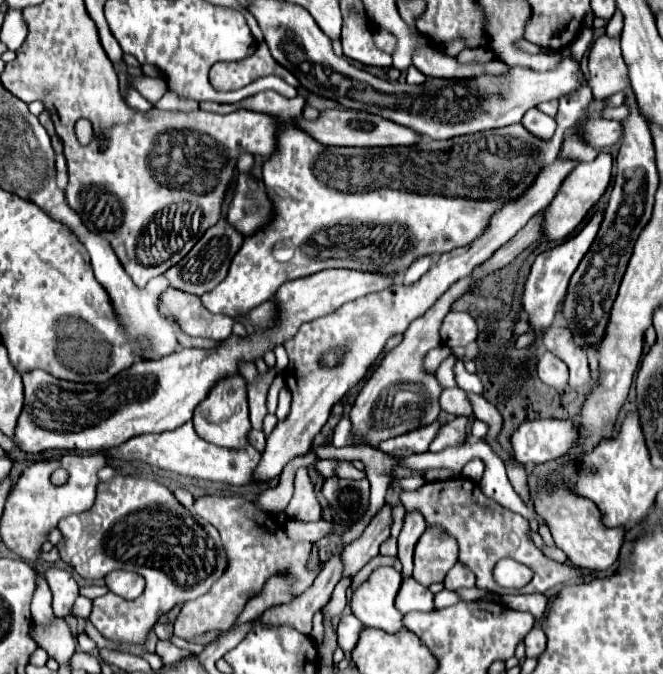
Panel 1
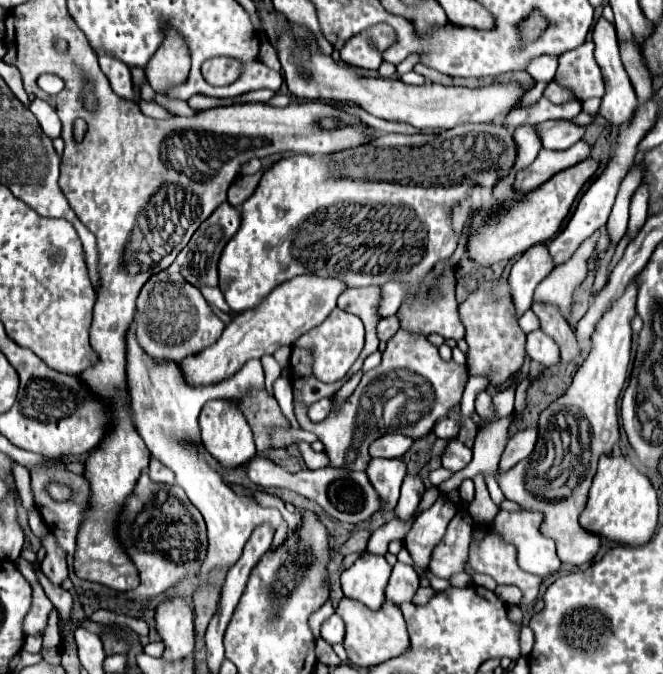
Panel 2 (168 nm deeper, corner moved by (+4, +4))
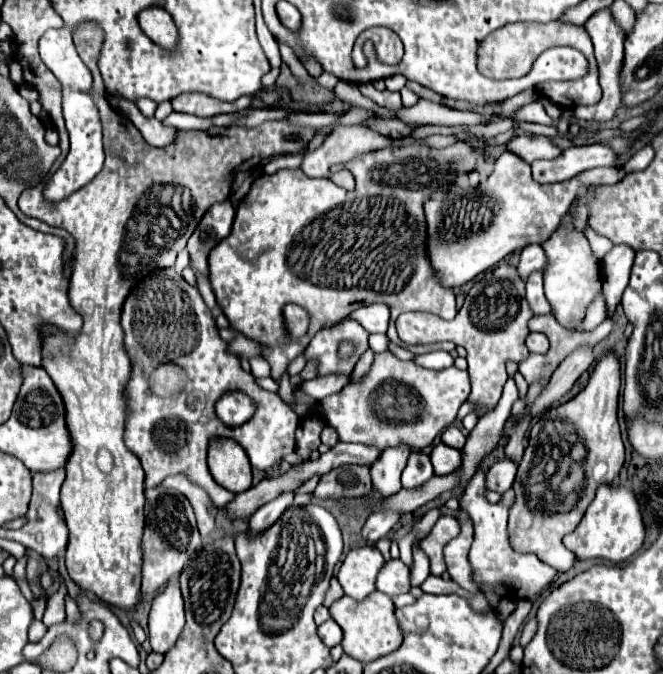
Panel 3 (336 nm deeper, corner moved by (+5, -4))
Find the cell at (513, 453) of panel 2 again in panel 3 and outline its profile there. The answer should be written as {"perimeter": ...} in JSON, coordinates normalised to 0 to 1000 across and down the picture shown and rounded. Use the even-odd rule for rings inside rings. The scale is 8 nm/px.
{"perimeter":[[[769,681],[748,684],[733,702],[733,726],[748,728],[748,731],[760,731],[772,723],[775,708],[778,708],[778,690]]]}

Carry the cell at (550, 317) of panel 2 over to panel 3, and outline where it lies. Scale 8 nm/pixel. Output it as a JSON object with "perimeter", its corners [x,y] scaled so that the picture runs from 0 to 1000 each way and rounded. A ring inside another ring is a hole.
{"perimeter":[[[799,405],[799,417],[793,420],[793,444],[805,461],[805,467],[811,464],[833,464],[821,432],[817,432],[817,405]]]}

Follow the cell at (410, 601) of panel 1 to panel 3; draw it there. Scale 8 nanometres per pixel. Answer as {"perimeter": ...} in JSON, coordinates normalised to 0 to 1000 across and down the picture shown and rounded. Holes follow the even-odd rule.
{"perimeter":[[[588,829],[579,835],[576,850],[570,850],[567,874],[585,880],[588,886],[618,877],[618,844],[603,829]]]}

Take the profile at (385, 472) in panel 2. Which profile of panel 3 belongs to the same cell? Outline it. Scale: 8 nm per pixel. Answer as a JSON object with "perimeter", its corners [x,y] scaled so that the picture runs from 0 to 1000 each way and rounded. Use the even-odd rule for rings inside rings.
{"perimeter":[[[597,660],[576,669],[576,678],[570,678],[558,696],[564,726],[570,726],[576,734],[594,734],[600,726],[606,726],[603,702],[612,693],[618,669],[621,666],[615,660]]]}

